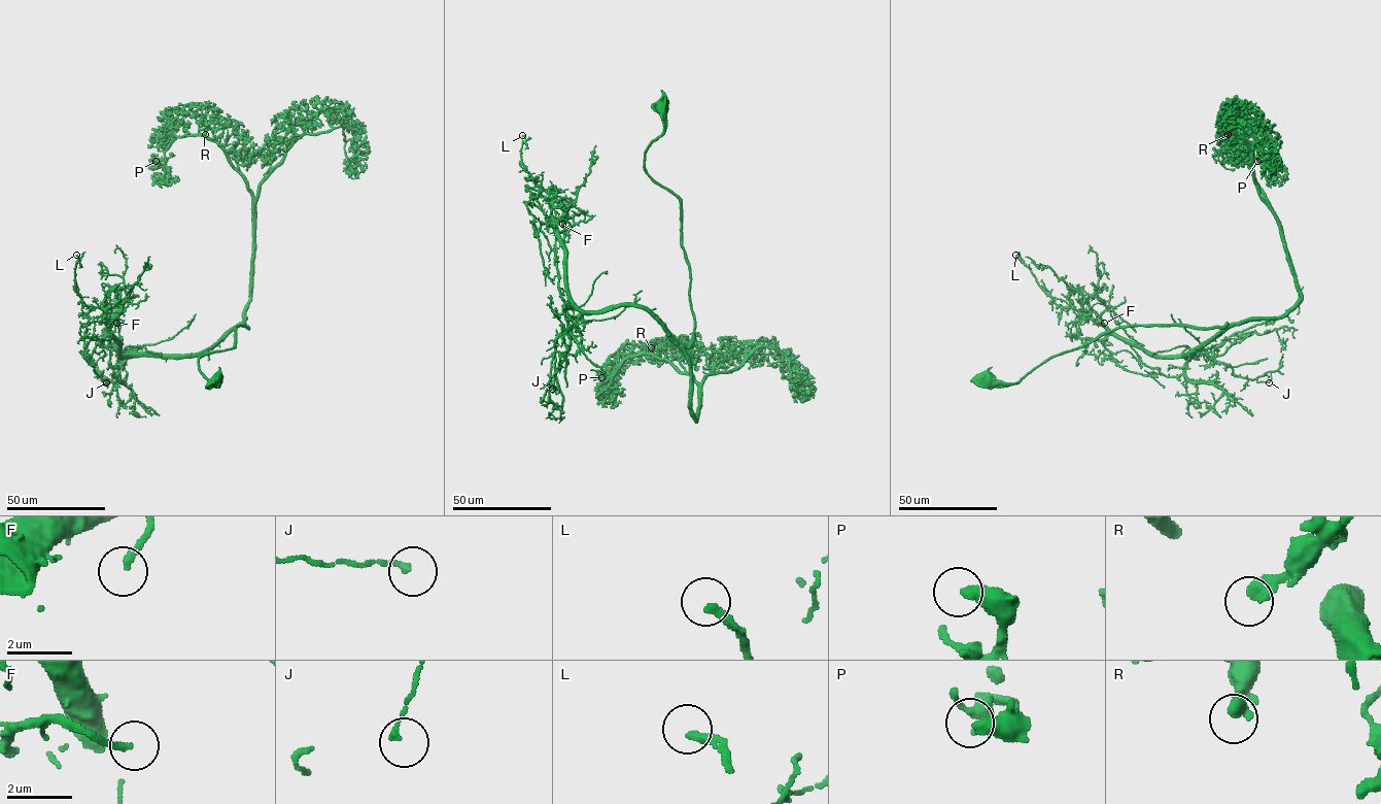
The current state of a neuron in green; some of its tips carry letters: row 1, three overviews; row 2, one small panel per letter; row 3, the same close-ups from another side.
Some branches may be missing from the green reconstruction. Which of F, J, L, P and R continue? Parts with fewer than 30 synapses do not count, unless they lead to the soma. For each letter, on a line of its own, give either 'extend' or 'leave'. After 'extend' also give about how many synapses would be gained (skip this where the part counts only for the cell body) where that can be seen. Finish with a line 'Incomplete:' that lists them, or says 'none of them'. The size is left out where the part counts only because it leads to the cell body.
F: leave
J: leave
L: leave
P: leave
R: leave
Incomplete: none of them

